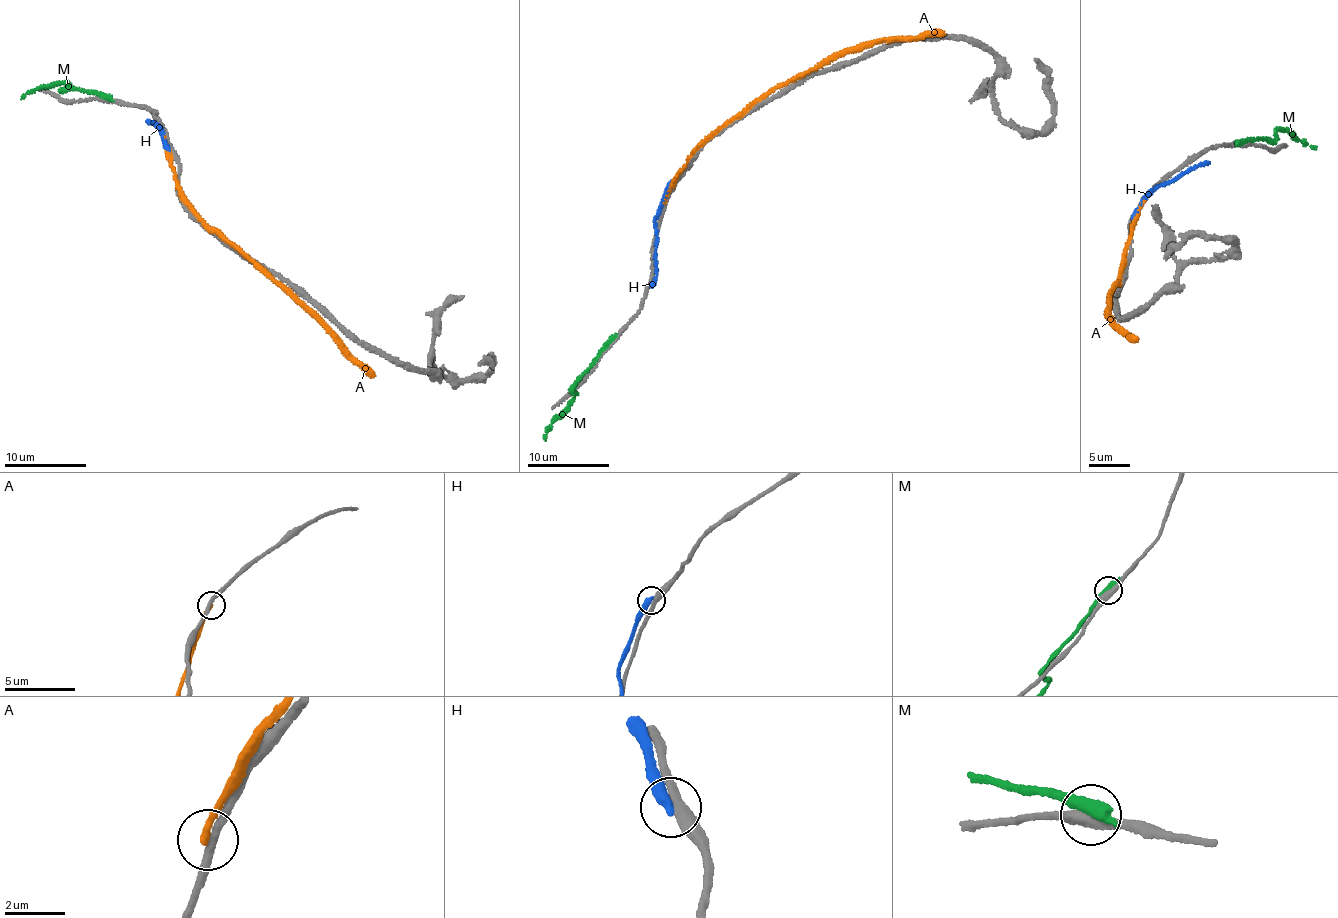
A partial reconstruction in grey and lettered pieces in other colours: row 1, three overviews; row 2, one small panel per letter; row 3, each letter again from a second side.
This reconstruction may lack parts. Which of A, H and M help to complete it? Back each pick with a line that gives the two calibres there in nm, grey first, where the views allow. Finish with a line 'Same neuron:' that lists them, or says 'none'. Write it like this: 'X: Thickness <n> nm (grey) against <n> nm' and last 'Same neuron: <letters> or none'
Same neuron: none

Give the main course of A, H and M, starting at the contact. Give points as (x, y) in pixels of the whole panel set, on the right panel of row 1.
A: (1143, 200), (1119, 275), (1120, 283), (1108, 293), (1109, 315), (1117, 325), (1137, 337)
H: (1134, 218), (1141, 199), (1208, 162)
M: (1240, 144), (1273, 139), (1276, 131), (1284, 130), (1316, 149)

